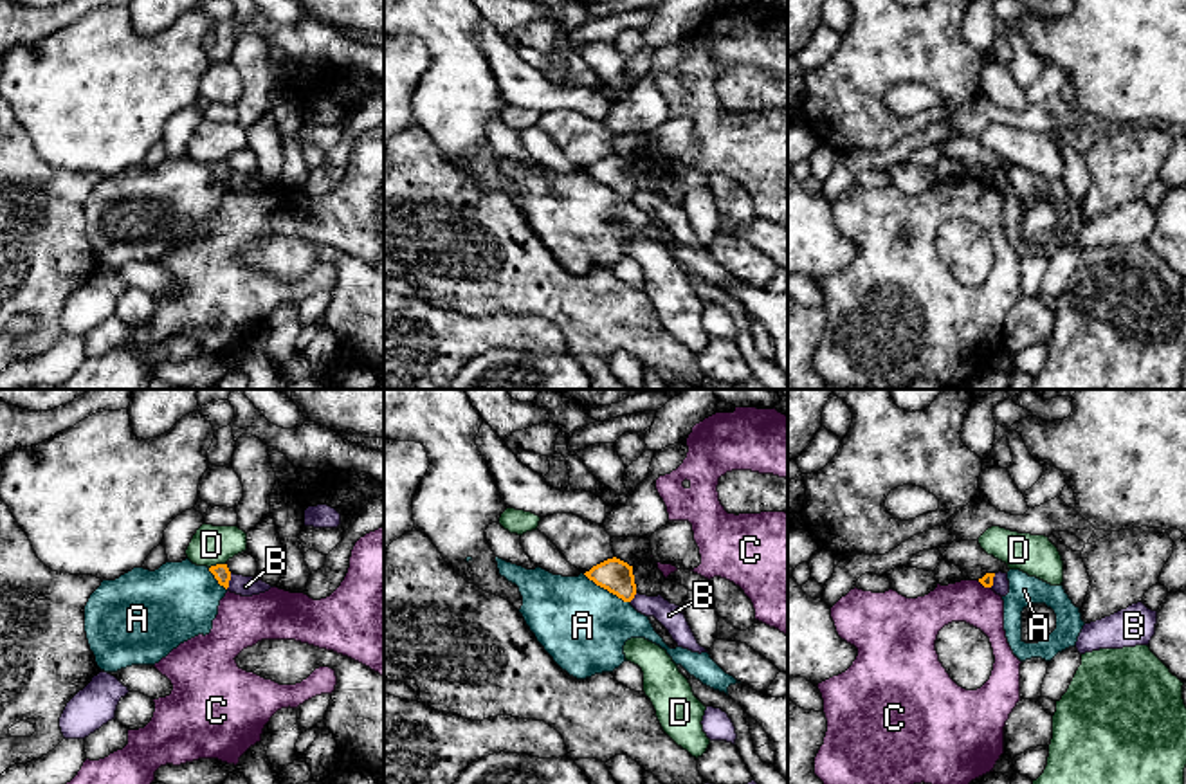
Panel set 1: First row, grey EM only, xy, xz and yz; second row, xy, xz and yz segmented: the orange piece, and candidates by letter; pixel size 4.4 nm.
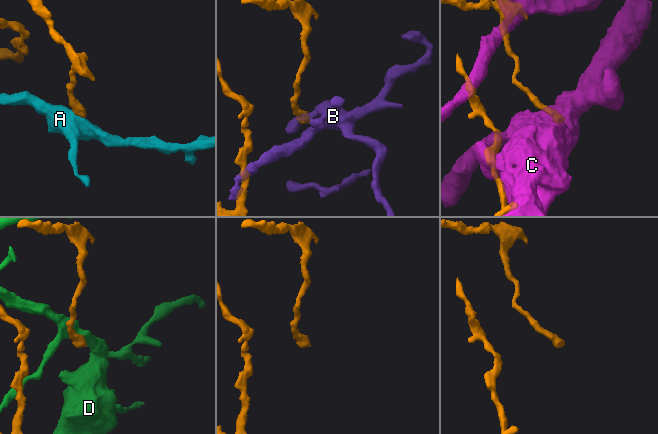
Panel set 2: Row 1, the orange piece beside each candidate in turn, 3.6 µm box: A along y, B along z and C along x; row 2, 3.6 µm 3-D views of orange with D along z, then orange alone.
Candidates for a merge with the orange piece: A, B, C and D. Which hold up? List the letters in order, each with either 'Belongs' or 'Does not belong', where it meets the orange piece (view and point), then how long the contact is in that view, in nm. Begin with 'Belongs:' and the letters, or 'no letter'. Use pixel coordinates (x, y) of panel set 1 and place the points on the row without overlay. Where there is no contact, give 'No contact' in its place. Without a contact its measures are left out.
Belongs: no letter
A: Does not belong. Touches orange at xz (606, 184). Shared border 260 nm
B: Does not belong. Touches orange at xy (229, 175). Shared border 80 nm
C: Does not belong. Touches orange at yz (985, 182). Shared border 70 nm
D: Does not belong. Touches orange at xy (217, 161). Shared border 80 nm

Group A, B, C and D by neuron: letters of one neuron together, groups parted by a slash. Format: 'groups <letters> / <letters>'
groups A / B / C / D

